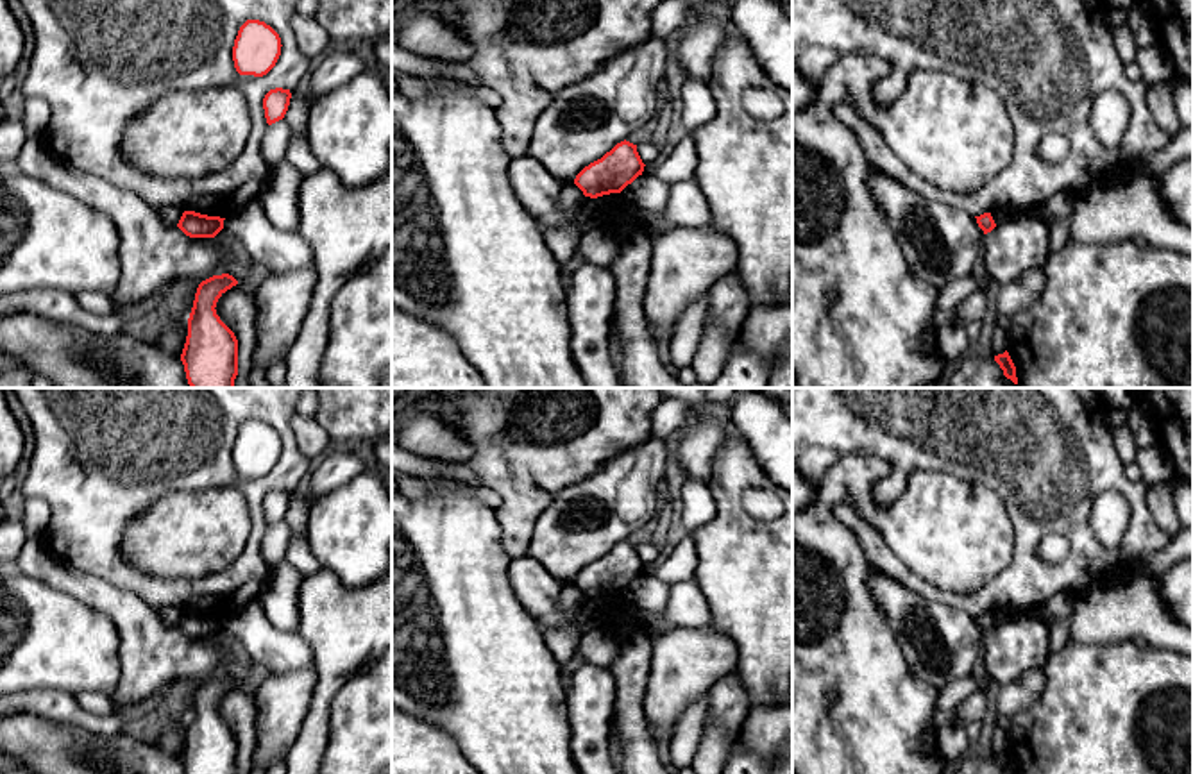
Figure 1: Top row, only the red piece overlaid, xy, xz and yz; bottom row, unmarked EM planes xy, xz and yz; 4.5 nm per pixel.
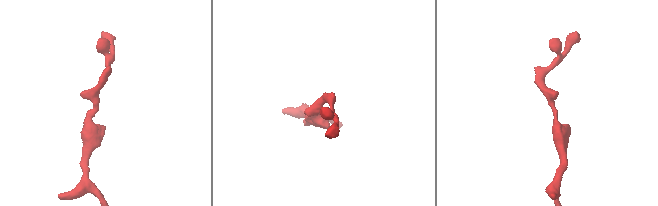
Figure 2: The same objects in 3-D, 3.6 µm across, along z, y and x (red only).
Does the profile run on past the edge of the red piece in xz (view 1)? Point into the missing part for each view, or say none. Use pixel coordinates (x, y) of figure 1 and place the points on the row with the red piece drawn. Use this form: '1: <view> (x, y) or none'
1: none

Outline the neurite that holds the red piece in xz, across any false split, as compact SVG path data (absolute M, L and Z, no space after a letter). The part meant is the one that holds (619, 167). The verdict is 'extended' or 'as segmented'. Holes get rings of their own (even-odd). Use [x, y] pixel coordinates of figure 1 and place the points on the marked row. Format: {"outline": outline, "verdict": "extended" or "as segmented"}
{"outline": "M624 139L601 159L585 166L576 175L574 184L590 198L621 193L628 184L642 175L644 166L637 145Z", "verdict": "as segmented"}

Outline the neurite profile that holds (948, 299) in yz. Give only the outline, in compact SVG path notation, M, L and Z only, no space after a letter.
M966 275L950 282L944 290L939 291L934 313L934 331L921 338L921 350L925 354L934 354L937 350L935 332L941 327L953 325L959 304L966 300L975 290L978 290L977 281L973 275Z

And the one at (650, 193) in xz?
M642 173L622 189L622 197L640 209L660 215L669 198L671 186L653 175Z

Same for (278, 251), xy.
M259 198L227 216L224 229L238 236L250 259L268 272L279 273L313 266L313 250L299 231L275 229Z

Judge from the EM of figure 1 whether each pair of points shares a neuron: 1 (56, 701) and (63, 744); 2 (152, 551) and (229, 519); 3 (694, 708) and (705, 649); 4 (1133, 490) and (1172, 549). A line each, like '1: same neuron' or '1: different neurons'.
1: different neurons
2: same neuron
3: different neurons
4: different neurons

